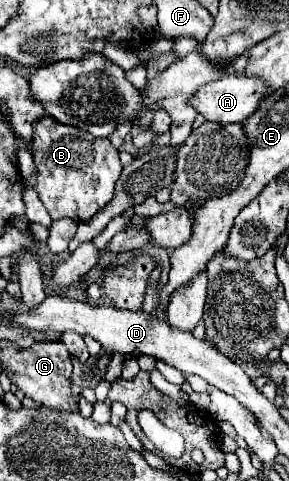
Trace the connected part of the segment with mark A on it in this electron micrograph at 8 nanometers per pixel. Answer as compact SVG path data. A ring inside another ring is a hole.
M226 75L222 79L216 79L198 87L198 91L188 99L188 105L194 107L196 113L200 113L206 121L214 121L220 125L242 123L256 111L256 105L260 103L264 93L266 93L266 85L258 77L252 79L246 75Z

